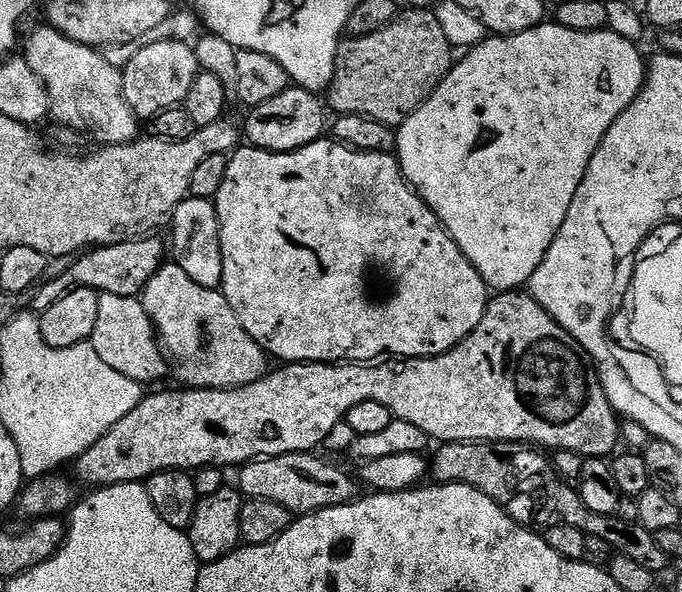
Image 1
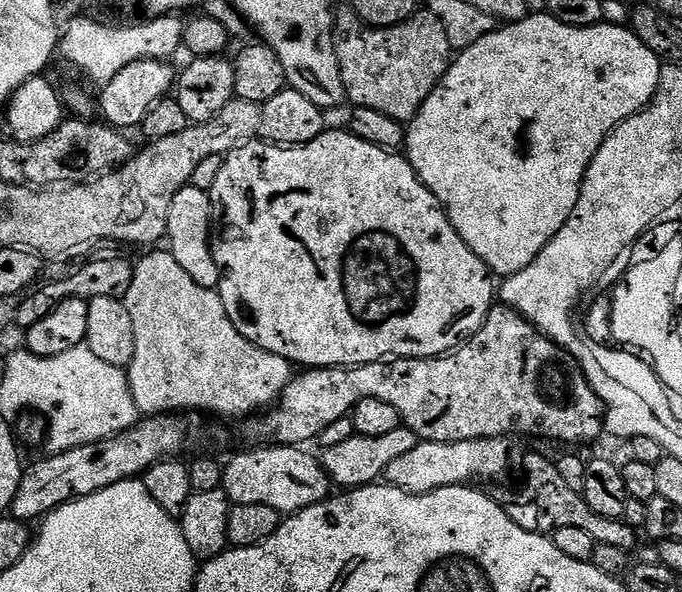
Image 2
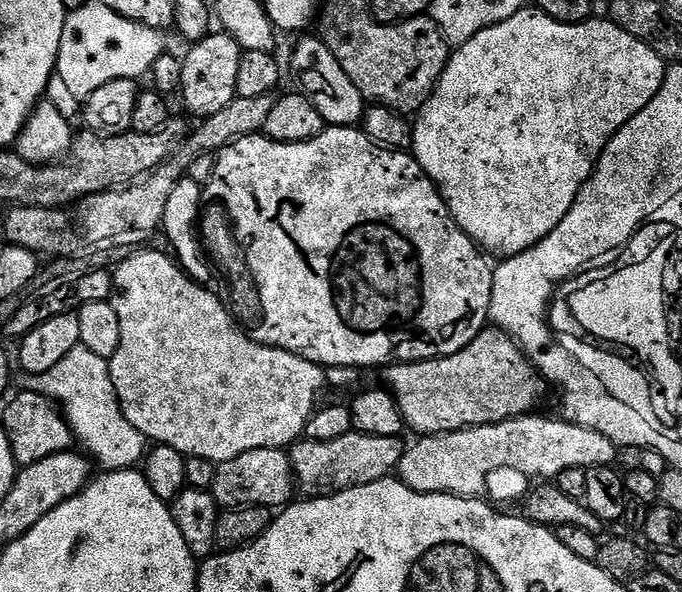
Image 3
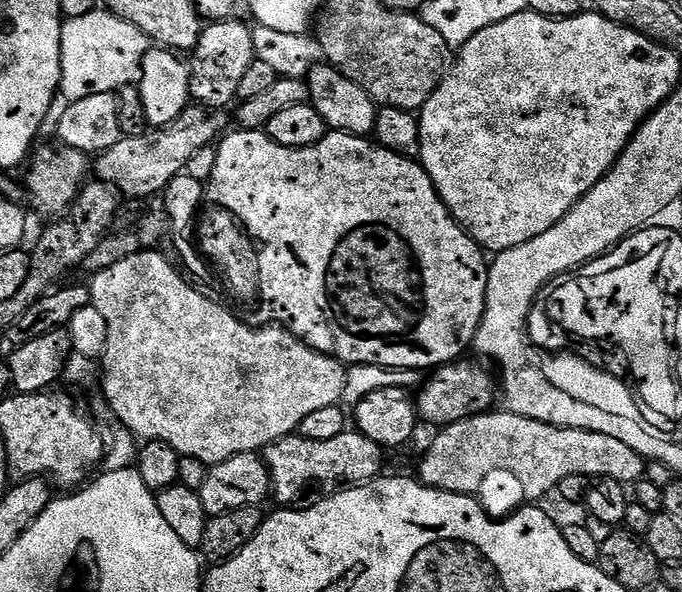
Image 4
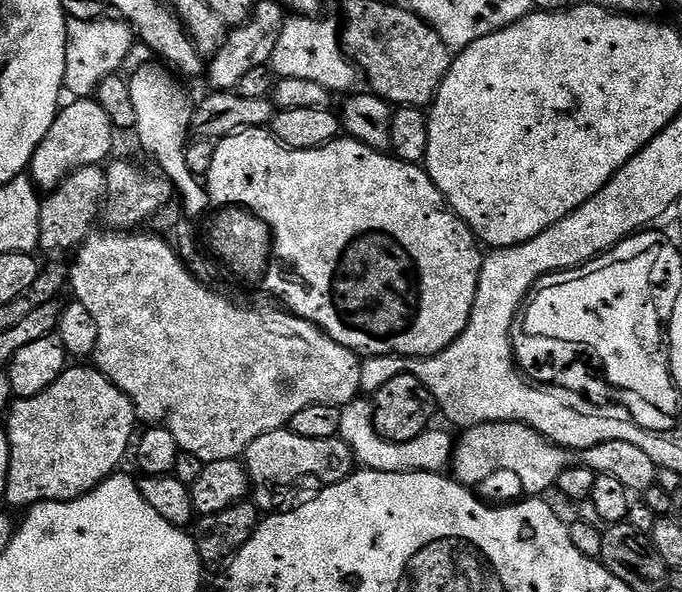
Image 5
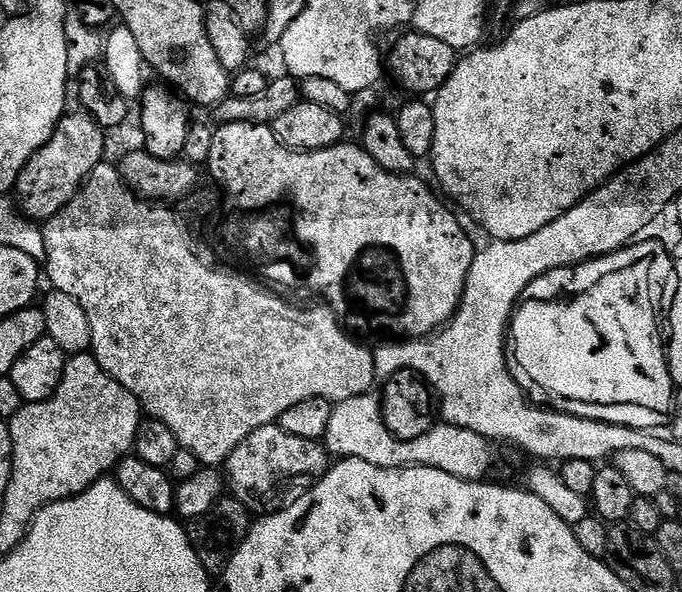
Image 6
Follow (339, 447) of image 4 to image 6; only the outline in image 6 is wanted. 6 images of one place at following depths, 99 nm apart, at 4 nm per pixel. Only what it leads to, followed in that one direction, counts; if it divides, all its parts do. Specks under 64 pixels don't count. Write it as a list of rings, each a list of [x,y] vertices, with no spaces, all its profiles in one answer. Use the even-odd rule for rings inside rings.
[[[279,423],[267,424],[246,442],[229,454],[226,461],[226,488],[235,499],[249,506],[255,506],[263,496],[268,496],[283,480],[296,480],[299,476],[312,476],[319,478],[330,467],[330,453],[319,440],[294,438],[282,430]]]

